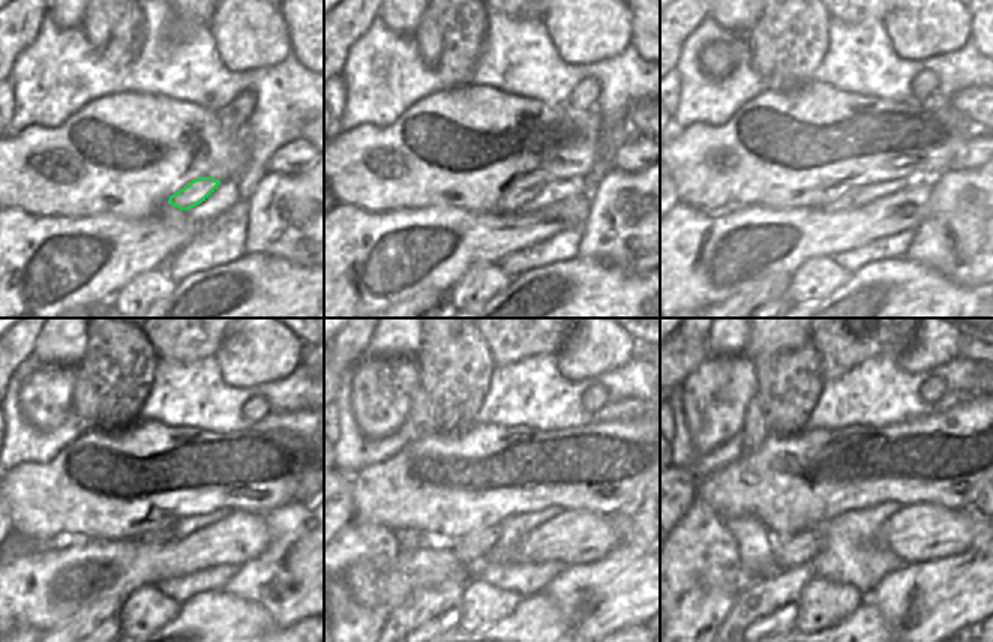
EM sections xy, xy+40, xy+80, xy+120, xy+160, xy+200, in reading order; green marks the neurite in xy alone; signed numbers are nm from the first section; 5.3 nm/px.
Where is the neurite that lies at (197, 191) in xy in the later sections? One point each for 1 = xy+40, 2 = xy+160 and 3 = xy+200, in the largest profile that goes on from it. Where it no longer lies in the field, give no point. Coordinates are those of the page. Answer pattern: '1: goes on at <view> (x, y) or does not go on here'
1: goes on at xy+40 (513, 200)
2: goes on at xy+160 (476, 543)
3: goes on at xy+200 (801, 548)

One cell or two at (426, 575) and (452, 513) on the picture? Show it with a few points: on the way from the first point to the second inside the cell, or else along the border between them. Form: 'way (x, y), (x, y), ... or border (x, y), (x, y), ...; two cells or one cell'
border (437, 539), (450, 543); two cells

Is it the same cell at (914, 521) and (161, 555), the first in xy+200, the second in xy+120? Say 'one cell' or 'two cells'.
one cell

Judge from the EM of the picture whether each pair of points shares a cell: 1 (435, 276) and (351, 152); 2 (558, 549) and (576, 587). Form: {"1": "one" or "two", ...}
{"1": "two", "2": "two"}

